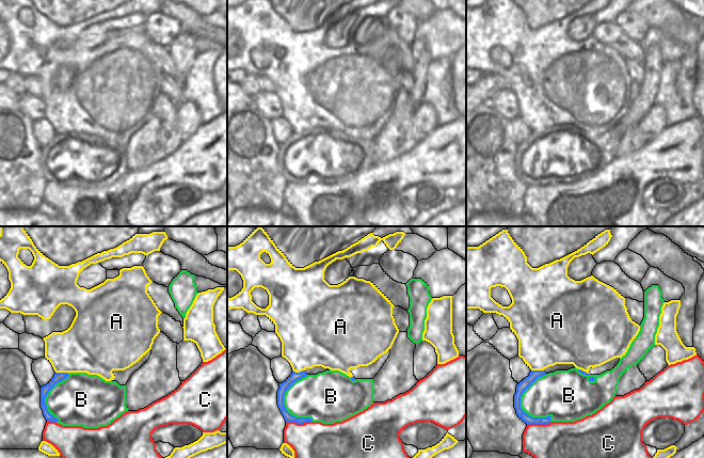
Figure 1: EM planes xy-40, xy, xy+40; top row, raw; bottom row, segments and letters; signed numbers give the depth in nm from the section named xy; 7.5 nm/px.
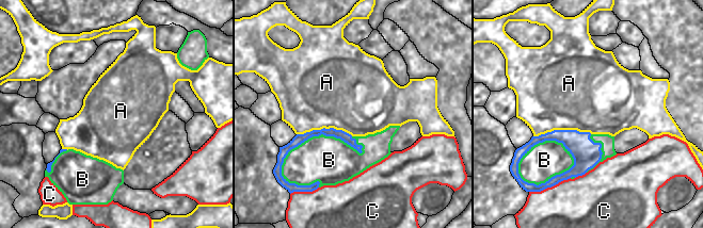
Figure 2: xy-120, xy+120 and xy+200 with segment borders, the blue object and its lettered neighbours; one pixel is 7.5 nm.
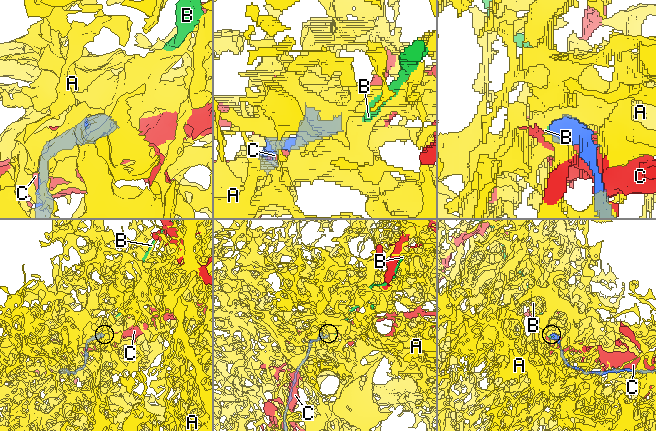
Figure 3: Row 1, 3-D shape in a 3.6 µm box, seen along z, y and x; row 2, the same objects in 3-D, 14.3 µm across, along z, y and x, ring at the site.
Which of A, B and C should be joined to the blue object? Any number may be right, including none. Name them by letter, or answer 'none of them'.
B

